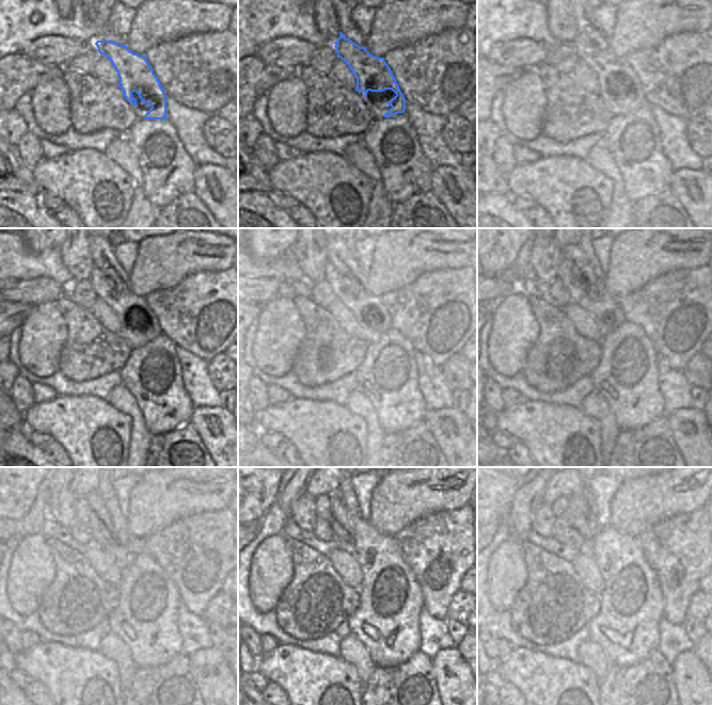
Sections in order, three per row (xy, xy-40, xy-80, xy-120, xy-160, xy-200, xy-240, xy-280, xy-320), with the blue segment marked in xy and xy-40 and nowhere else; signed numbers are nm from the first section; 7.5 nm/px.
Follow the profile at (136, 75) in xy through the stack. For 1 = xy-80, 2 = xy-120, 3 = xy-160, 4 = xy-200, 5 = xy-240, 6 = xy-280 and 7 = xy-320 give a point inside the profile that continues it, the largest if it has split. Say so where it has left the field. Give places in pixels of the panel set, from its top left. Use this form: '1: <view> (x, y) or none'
1: xy-80 (613, 73)
2: xy-120 (131, 310)
3: xy-160 (369, 311)
4: xy-200 (607, 311)
5: xy-240 (105, 538)
6: xy-280 (342, 538)
7: xy-320 (558, 507)

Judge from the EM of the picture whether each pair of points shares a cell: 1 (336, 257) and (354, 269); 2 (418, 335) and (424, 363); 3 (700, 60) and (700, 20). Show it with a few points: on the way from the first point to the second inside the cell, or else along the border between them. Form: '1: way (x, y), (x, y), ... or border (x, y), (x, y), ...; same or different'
1: way (341, 258), (350, 267); same
2: border (416, 351), (425, 354), (437, 366), (441, 367); different
3: border (700, 31), (680, 31), (676, 34); different

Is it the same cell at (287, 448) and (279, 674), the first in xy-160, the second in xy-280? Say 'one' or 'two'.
two

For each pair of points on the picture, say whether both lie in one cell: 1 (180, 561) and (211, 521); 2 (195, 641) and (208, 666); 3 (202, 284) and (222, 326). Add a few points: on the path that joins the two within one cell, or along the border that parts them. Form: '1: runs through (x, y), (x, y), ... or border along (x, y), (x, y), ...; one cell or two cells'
1: runs through (185, 551), (187, 546), (203, 530); one cell
2: border along (212, 647), (202, 647), (188, 655); two cells
3: runs through (205, 294), (214, 303), (214, 316); one cell

